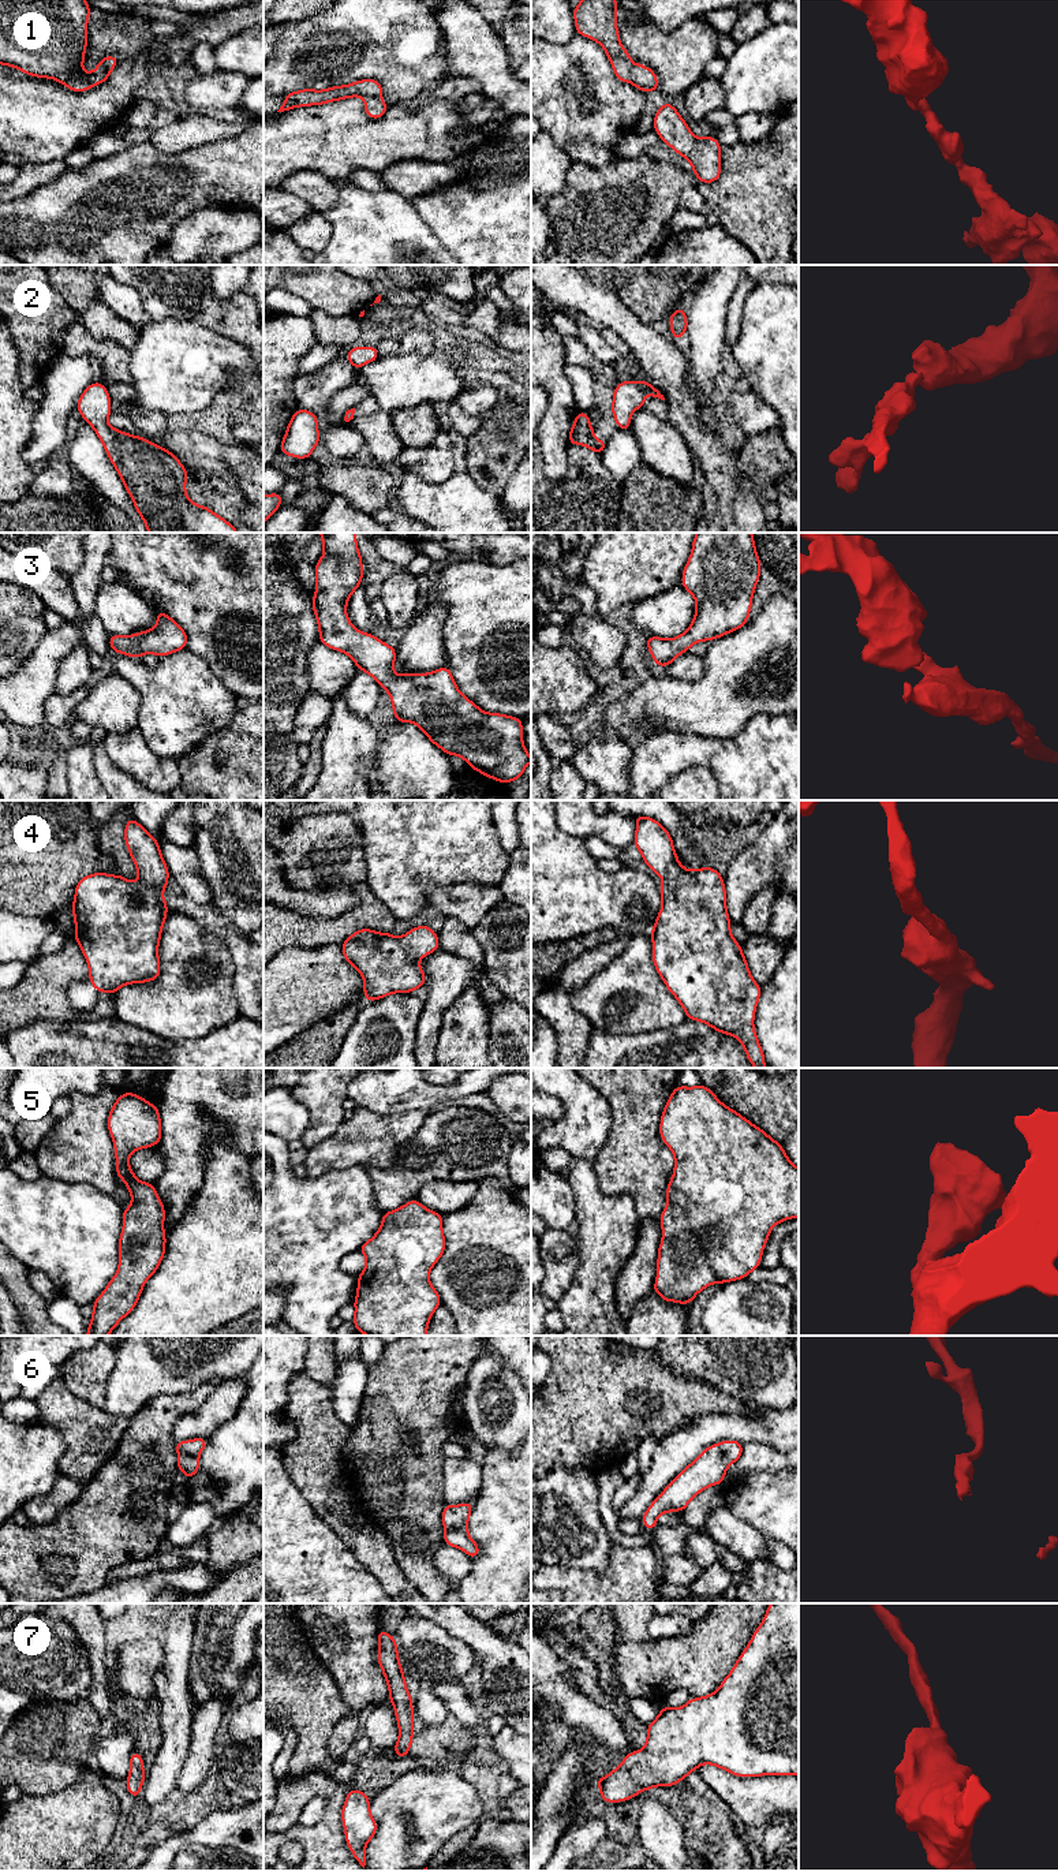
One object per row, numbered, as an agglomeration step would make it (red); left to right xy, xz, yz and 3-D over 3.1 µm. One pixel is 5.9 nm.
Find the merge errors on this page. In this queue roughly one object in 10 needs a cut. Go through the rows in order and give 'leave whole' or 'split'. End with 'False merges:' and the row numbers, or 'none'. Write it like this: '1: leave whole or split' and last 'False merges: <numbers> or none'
1: leave whole
2: leave whole
3: leave whole
4: leave whole
5: leave whole
6: leave whole
7: leave whole
False merges: none

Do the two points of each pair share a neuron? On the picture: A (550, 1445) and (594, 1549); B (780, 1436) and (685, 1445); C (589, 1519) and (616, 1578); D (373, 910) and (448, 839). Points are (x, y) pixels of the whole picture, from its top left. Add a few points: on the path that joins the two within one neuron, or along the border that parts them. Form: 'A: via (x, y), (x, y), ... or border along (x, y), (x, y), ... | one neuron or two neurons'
A: border along (593, 1470), (550, 1470), (545, 1474) | two neurons
B: via (756, 1429), (709, 1430) | one neuron
C: border along (613, 1543), (608, 1564), (602, 1569), (576, 1568) | two neurons
D: border along (370, 891), (396, 919) | two neurons

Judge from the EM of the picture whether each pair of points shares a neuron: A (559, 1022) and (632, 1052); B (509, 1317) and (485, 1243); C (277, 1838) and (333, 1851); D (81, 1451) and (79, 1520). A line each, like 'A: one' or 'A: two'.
A: two
B: one
C: one
D: two

